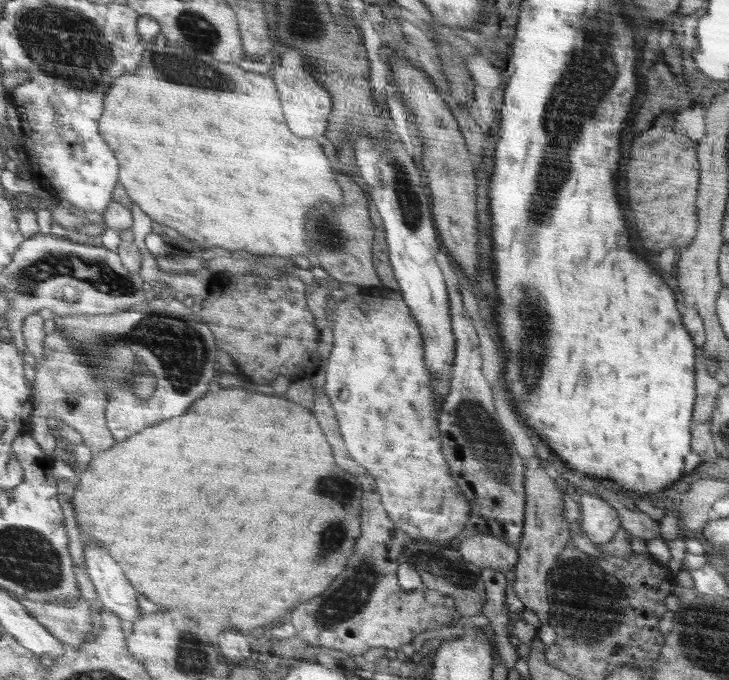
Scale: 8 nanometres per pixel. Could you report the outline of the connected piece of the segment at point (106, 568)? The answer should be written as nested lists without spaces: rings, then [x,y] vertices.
[[[102,544],[88,548],[88,570],[92,580],[96,582],[96,590],[100,592],[102,604],[106,610],[114,610],[124,621],[140,622],[140,600],[138,592],[124,574],[124,568],[104,550]]]

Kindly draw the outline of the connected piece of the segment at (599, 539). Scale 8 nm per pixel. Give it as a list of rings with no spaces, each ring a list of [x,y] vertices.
[[[581,494],[581,530],[593,544],[604,544],[613,539],[621,528],[616,510],[598,495]]]

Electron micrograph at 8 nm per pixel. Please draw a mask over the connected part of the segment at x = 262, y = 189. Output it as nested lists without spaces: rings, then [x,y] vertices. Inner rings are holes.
[[[170,44],[170,46],[165,46],[164,48],[152,48],[152,50],[146,51],[143,63],[136,69],[136,72],[126,74],[124,78],[116,80],[112,92],[108,92],[106,112],[104,112],[104,120],[100,120],[100,130],[102,130],[102,136],[108,140],[108,144],[114,148],[116,156],[120,156],[120,162],[122,162],[120,182],[128,190],[133,202],[138,204],[157,223],[180,230],[181,234],[194,241],[201,249],[220,247],[234,252],[239,250],[256,251],[258,256],[274,254],[283,257],[300,255],[311,258],[311,254],[308,254],[308,250],[304,246],[306,244],[306,234],[304,232],[308,231],[304,230],[304,216],[306,216],[306,212],[310,212],[312,206],[322,202],[322,200],[326,200],[333,207],[340,206],[343,201],[343,189],[334,182],[334,174],[332,174],[333,164],[330,164],[328,158],[322,154],[322,146],[315,139],[296,136],[295,133],[292,134],[288,130],[278,86],[276,86],[275,81],[268,74],[264,76],[262,74],[254,74],[254,72],[250,74],[250,72],[244,72],[242,68],[238,68],[236,64],[224,64],[224,62],[218,62],[218,60],[210,62],[212,66],[218,68],[220,76],[226,76],[230,80],[230,84],[228,84],[224,78],[220,78],[210,68],[210,64],[206,64],[206,60],[208,60],[206,54],[200,54],[196,50],[190,52],[190,50],[182,48],[182,46]]]

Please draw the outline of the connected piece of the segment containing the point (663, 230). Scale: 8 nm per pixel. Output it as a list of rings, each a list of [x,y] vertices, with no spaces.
[[[661,114],[651,126],[652,136],[650,130],[646,130],[636,138],[636,144],[632,142],[628,152],[626,192],[628,210],[632,212],[628,216],[636,220],[632,222],[632,228],[638,230],[638,242],[642,242],[648,252],[656,254],[670,247],[678,248],[681,252],[695,238],[699,227],[698,143],[683,134],[676,134],[673,130],[675,120],[676,114]]]

